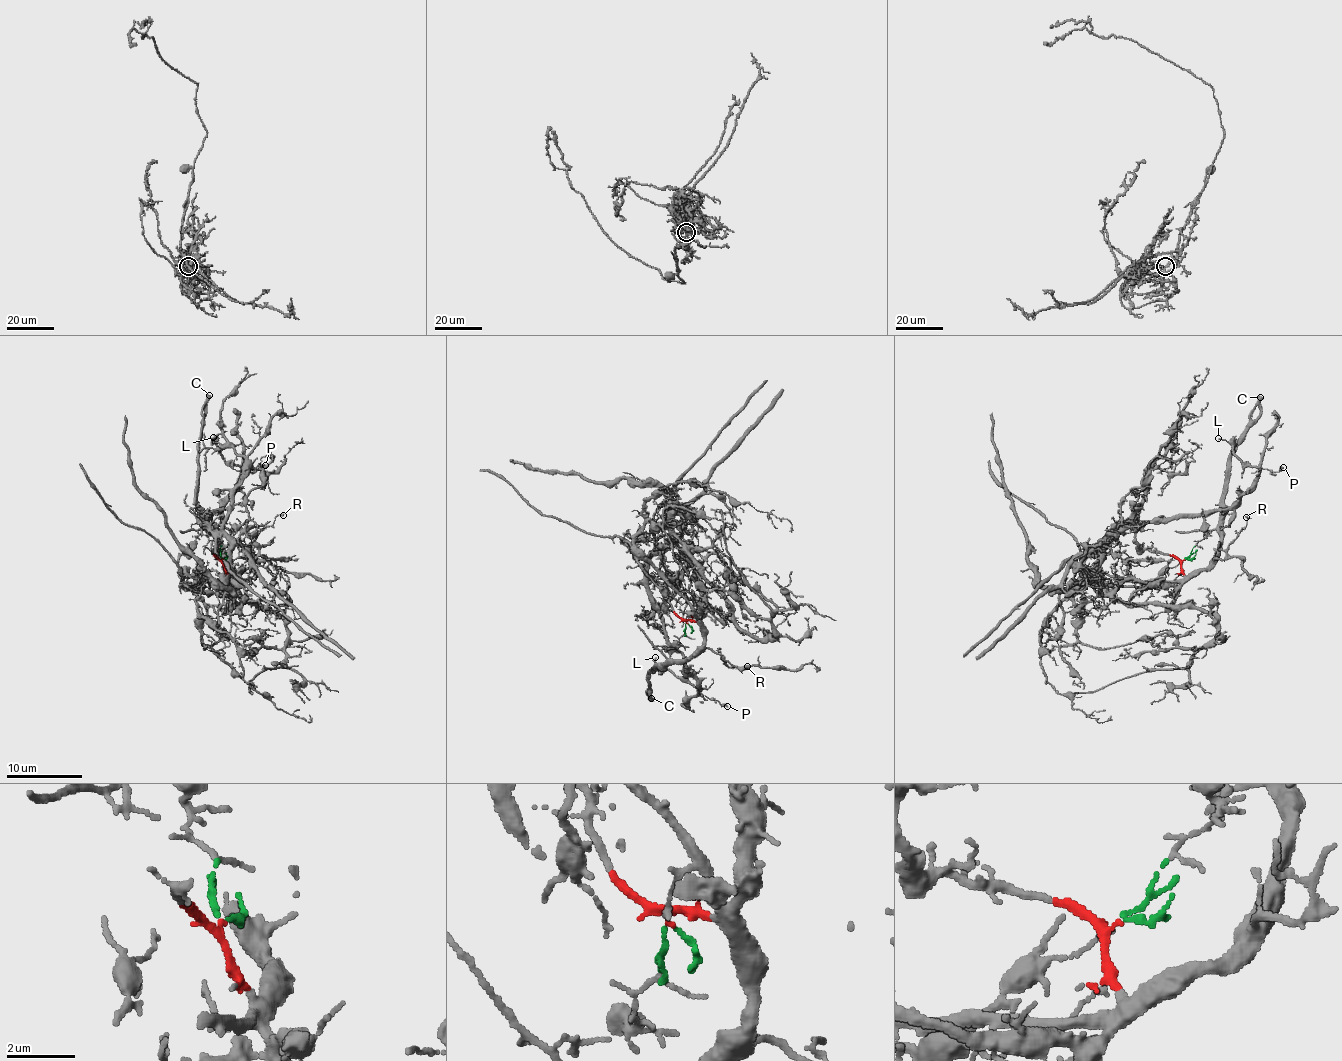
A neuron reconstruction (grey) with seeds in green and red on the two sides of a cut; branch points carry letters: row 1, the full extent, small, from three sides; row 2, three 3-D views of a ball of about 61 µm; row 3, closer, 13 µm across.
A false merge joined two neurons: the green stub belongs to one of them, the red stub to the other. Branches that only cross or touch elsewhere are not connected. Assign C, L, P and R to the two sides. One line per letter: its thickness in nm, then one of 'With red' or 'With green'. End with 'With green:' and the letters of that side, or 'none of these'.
C: Thickness 360 nm. With red
L: Thickness 110 nm. With green
P: Thickness 120 nm. With green
R: Thickness 150 nm. With red
With green: L, P

